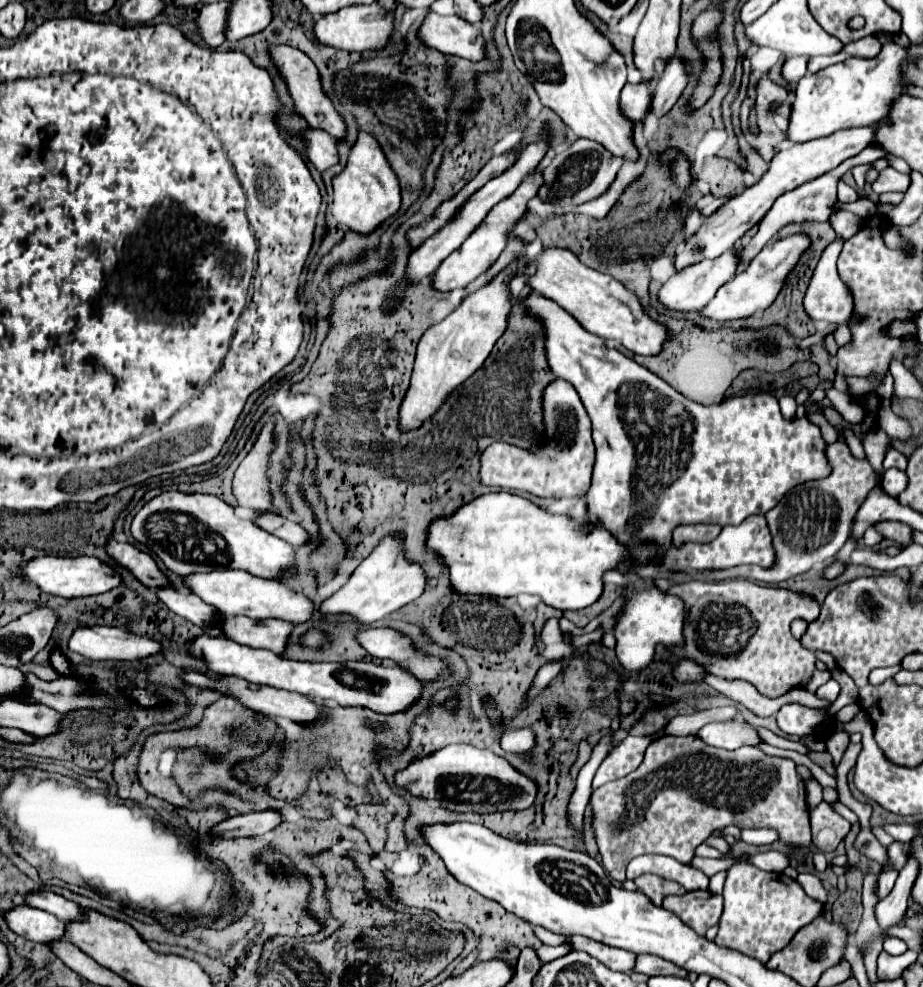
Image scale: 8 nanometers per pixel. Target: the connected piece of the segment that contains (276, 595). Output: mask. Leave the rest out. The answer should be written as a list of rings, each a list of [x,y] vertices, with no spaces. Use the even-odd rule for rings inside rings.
[[[224,569],[224,571],[212,571],[212,573],[192,573],[184,577],[184,585],[222,615],[246,615],[250,619],[274,617],[290,623],[304,623],[312,615],[310,599],[286,589],[278,581],[254,577],[246,571]]]

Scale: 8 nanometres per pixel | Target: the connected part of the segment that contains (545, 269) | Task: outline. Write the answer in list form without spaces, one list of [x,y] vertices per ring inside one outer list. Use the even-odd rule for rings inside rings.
[[[544,247],[536,257],[528,261],[536,263],[536,271],[532,275],[526,273],[526,285],[532,291],[544,295],[546,299],[556,301],[586,331],[602,339],[620,341],[626,349],[638,355],[654,355],[660,351],[660,345],[666,339],[664,327],[654,323],[648,315],[642,313],[636,295],[628,291],[620,281],[586,267],[570,249]]]

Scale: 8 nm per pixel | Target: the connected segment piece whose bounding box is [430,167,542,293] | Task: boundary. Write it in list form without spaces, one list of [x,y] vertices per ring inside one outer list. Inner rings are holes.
[[[538,167],[536,171],[536,179],[532,183],[522,183],[510,197],[506,197],[504,201],[500,201],[496,207],[492,207],[492,211],[486,215],[486,219],[482,221],[482,225],[454,251],[450,253],[442,263],[440,267],[436,269],[436,273],[432,275],[430,279],[430,287],[432,291],[438,291],[438,293],[448,293],[448,291],[454,291],[454,289],[462,289],[466,287],[470,281],[474,281],[476,277],[480,277],[496,259],[498,255],[502,253],[510,233],[514,231],[516,223],[520,221],[520,217],[524,217],[526,213],[526,203],[528,199],[532,199],[536,193],[538,193],[538,187],[542,185],[542,167]]]

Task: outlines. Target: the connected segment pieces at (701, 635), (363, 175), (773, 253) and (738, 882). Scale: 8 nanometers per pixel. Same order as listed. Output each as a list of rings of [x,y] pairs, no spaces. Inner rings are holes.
[[[728,579],[720,583],[690,581],[670,587],[668,593],[682,597],[686,603],[686,645],[680,651],[696,659],[712,675],[746,679],[766,697],[780,697],[792,687],[804,687],[814,693],[820,679],[814,667],[816,657],[792,637],[790,623],[796,617],[814,621],[820,605],[812,595],[784,587],[766,587],[770,585],[758,585],[748,579]]]
[[[362,131],[358,133],[358,139],[348,153],[346,165],[336,167],[332,187],[332,215],[340,225],[352,229],[354,233],[372,233],[382,221],[400,209],[398,179],[390,169],[378,141]]]
[[[792,235],[786,237],[782,241],[774,241],[772,247],[764,247],[754,259],[752,263],[742,269],[732,281],[728,281],[726,285],[722,285],[714,299],[700,311],[700,315],[704,319],[712,319],[718,323],[726,323],[726,321],[734,321],[734,319],[744,319],[744,317],[752,317],[762,313],[778,295],[782,281],[786,279],[786,275],[790,273],[790,269],[798,263],[800,253],[808,247],[808,237],[806,235]]]
[[[744,857],[726,869],[726,885],[722,895],[724,913],[720,917],[720,929],[714,941],[756,957],[762,963],[766,963],[774,951],[784,949],[794,933],[820,917],[824,909],[820,901],[804,893],[798,881],[786,877],[784,873],[762,871]]]

